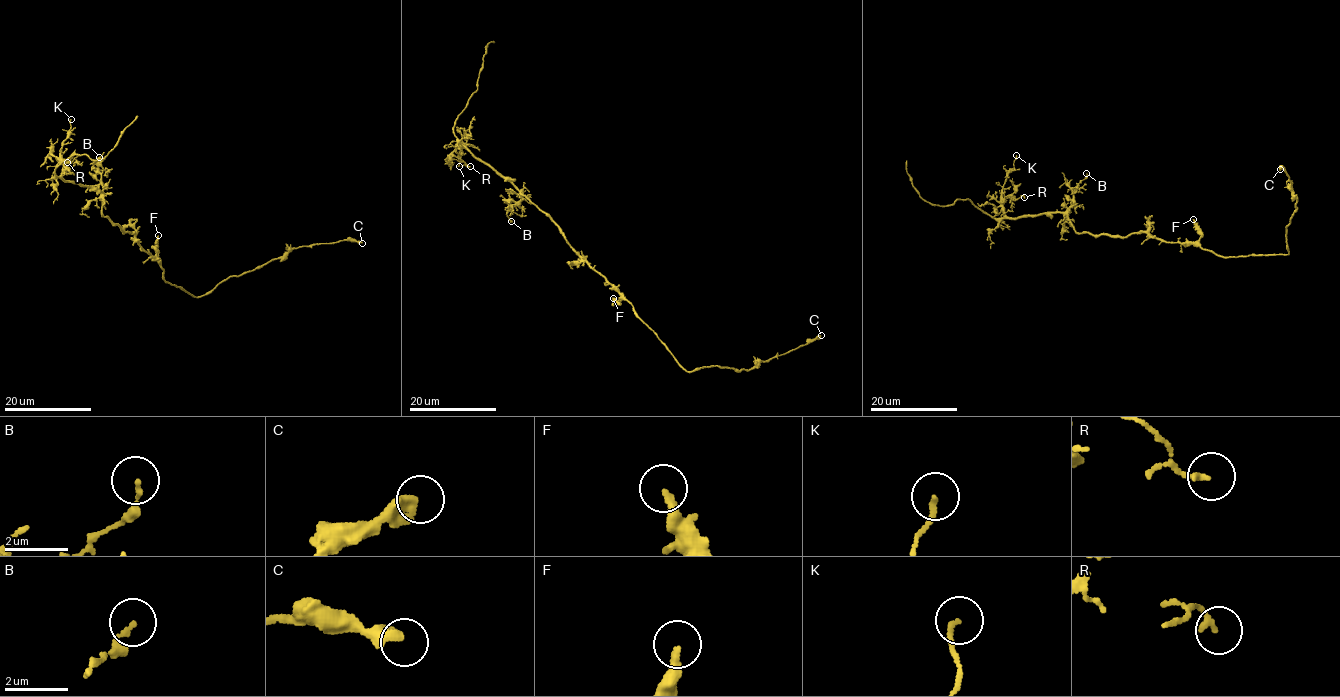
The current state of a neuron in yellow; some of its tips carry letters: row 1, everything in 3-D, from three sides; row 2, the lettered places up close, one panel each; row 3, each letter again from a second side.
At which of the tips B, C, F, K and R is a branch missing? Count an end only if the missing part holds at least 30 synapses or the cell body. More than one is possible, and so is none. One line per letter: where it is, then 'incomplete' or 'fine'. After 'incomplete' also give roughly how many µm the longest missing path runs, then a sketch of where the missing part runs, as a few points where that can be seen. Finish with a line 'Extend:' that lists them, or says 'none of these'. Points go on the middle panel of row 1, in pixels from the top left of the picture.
B: place (511, 221); fine
C: place (821, 335); fine
F: place (613, 298); fine
K: place (459, 166); fine
R: place (470, 166); fine
Extend: none of these

